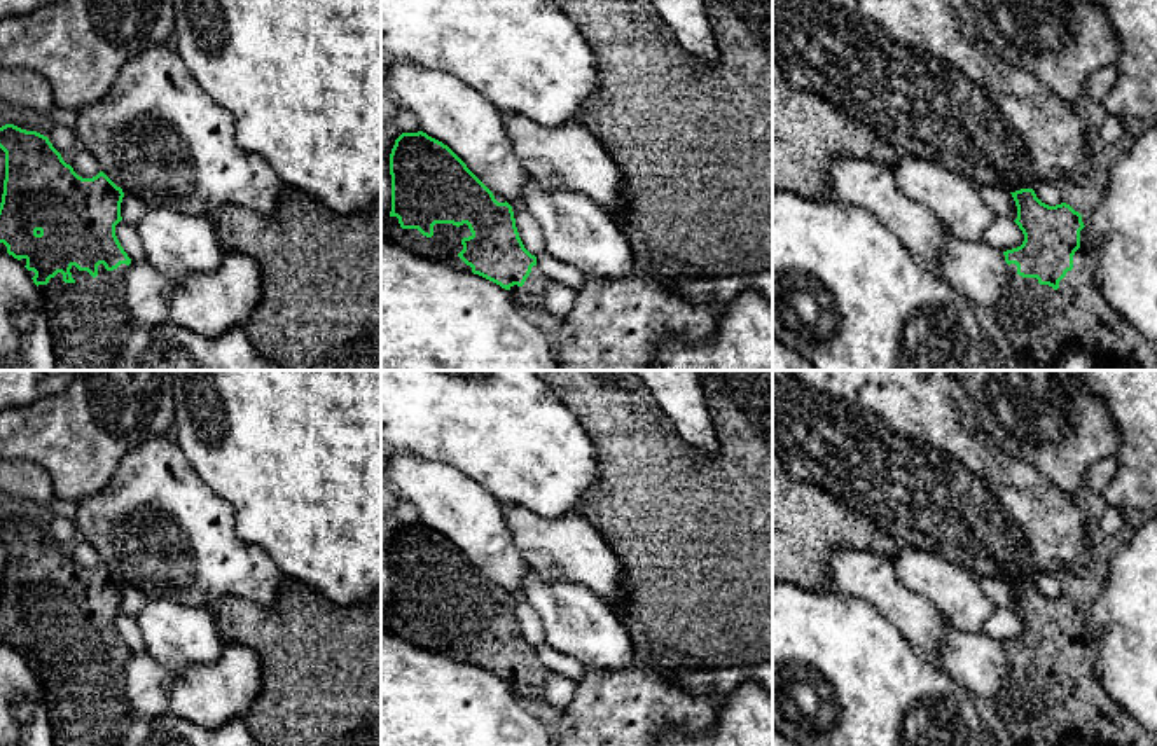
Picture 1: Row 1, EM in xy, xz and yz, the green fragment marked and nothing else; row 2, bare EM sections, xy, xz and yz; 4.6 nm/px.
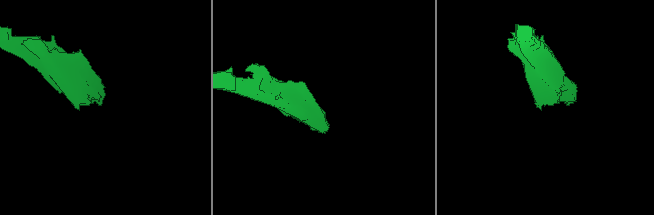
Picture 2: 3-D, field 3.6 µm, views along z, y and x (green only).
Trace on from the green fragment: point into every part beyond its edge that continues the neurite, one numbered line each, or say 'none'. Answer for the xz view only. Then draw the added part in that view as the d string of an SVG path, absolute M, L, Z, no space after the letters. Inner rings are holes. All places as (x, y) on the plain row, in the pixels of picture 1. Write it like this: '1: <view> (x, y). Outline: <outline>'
1: xz (444, 636). Outline: M388 608L381 624L395 636L426 652L439 653L461 664L472 664L458 645L463 641L461 631L472 627L467 615L435 615L433 627L426 629L418 620L402 620L397 608Z

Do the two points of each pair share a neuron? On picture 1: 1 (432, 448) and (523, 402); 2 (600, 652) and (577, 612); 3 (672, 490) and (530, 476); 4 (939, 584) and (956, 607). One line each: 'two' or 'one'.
1: one
2: one
3: two
4: one

